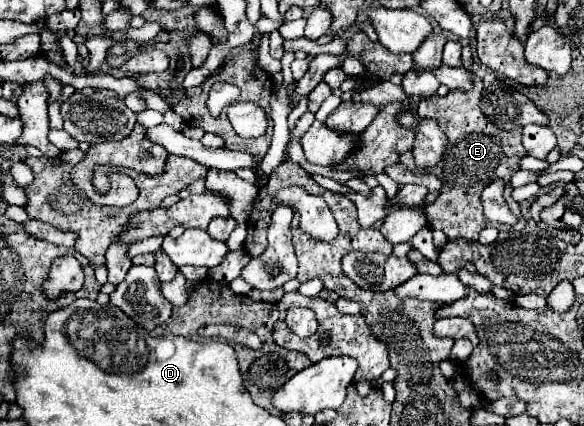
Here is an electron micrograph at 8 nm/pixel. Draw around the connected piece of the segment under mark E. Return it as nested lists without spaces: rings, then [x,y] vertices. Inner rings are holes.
[[[475,75],[473,87],[469,91],[449,91],[445,97],[429,97],[419,103],[417,113],[421,117],[433,117],[443,133],[447,135],[449,143],[445,147],[443,159],[439,165],[427,169],[427,173],[437,175],[443,181],[441,199],[435,199],[427,205],[427,221],[431,229],[441,229],[449,239],[469,239],[477,241],[479,231],[487,227],[489,219],[483,215],[481,207],[481,191],[493,181],[503,177],[505,181],[511,179],[515,171],[519,171],[519,161],[527,155],[525,147],[521,145],[521,127],[511,131],[497,129],[487,117],[483,117],[479,109],[483,83]]]

